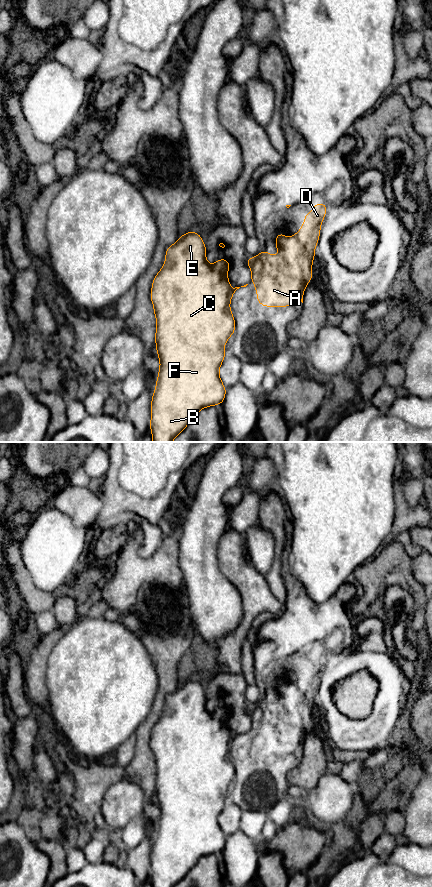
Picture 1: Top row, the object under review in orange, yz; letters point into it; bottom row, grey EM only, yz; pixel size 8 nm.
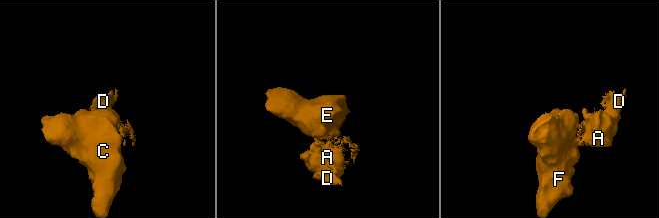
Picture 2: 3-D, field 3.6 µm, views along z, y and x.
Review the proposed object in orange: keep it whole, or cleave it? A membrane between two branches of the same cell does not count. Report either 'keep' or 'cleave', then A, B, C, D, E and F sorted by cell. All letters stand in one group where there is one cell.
cleave; A D / B C E F

